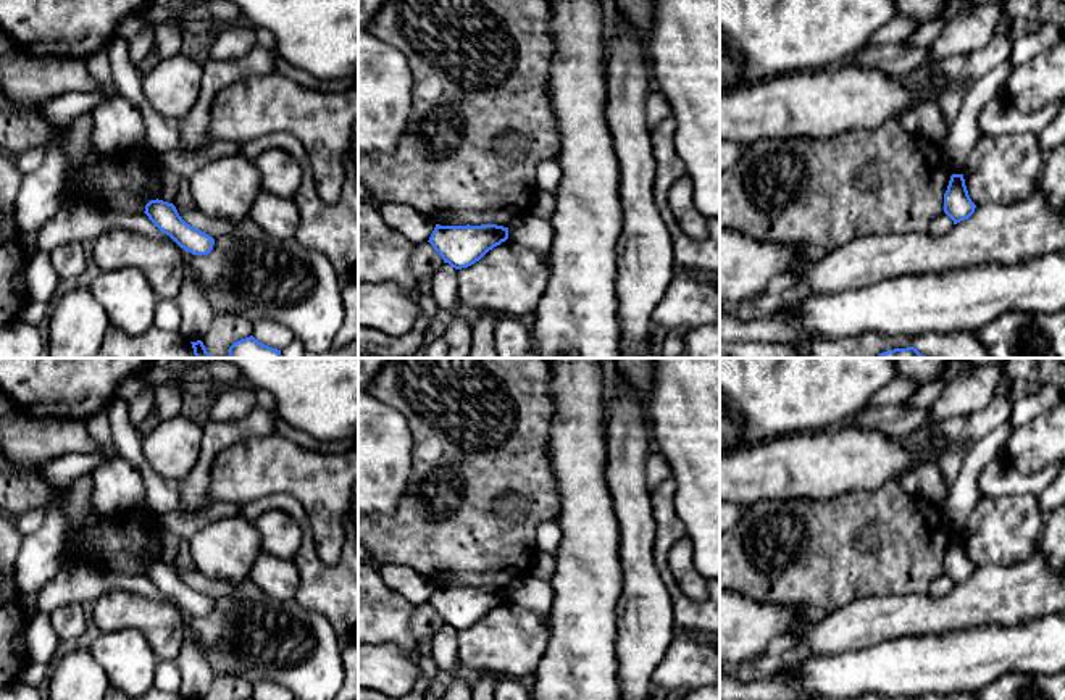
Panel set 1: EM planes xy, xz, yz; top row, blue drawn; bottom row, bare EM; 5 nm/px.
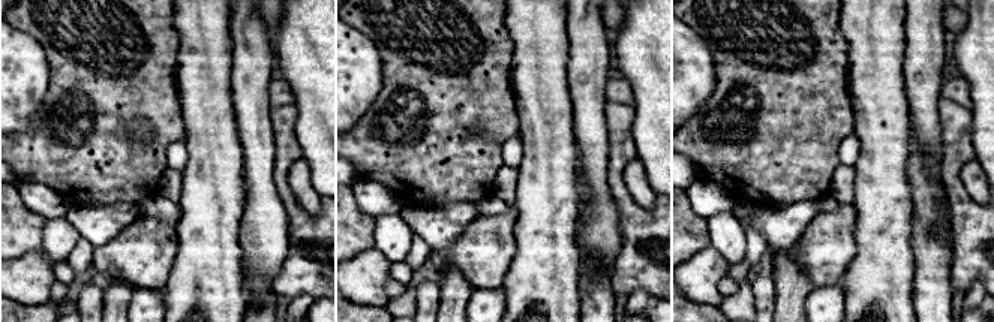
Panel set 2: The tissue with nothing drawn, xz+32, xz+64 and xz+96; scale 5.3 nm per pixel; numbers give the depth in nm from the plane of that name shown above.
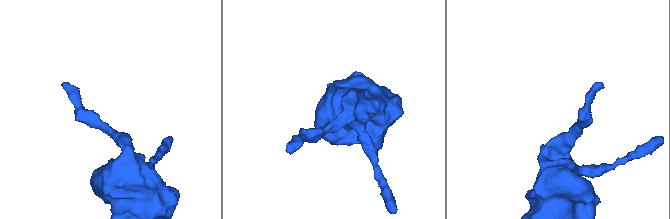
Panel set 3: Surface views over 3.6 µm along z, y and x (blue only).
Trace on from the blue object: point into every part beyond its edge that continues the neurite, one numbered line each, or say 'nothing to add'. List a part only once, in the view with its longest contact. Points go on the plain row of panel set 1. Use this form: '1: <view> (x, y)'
nothing to add

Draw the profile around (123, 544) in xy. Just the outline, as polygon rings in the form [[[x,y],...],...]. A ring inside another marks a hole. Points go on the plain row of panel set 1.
[[[82,476],[69,490],[61,495],[61,510],[71,524],[71,556],[98,569],[144,574],[150,561],[157,561],[152,547],[158,542],[157,531],[160,527],[158,516],[150,513],[145,518],[127,513],[113,519],[103,519],[90,502],[92,477]]]

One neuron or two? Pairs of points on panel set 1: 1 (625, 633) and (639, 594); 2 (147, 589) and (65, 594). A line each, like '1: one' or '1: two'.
1: one
2: one

